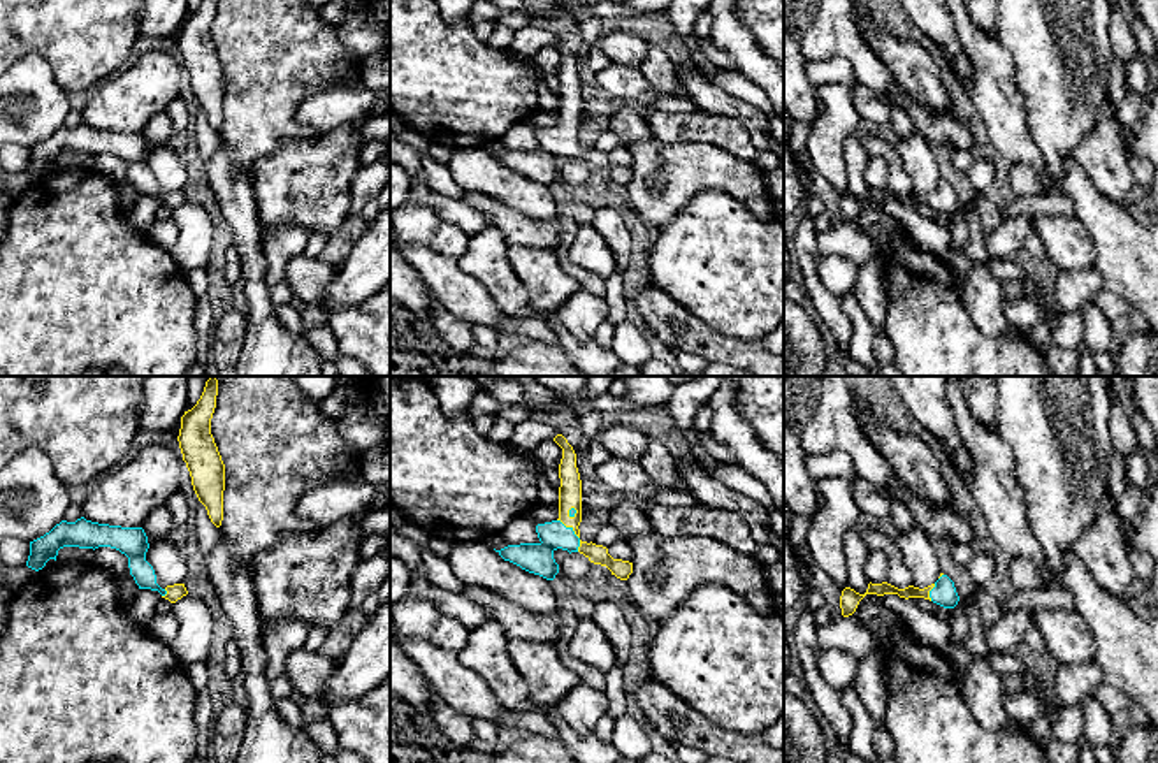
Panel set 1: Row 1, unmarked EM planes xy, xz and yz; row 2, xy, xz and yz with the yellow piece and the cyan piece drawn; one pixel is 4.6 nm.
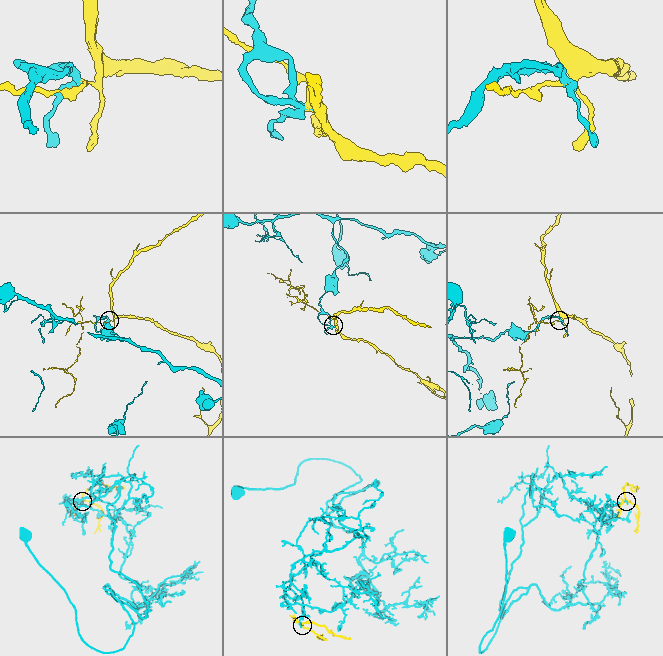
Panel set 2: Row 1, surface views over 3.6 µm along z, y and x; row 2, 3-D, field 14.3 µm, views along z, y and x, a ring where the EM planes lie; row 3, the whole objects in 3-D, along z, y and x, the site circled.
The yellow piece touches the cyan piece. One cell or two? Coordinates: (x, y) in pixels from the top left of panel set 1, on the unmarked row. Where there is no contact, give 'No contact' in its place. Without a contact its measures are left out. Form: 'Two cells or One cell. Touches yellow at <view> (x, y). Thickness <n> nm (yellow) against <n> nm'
Two cells. Touches yellow at xz (575, 139). Thickness 110 nm (yellow) against 140 nm

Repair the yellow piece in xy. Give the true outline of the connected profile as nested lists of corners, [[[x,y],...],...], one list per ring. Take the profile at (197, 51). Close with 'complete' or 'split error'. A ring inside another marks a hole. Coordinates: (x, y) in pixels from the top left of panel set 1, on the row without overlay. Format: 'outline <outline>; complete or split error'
outline [[[202,0],[197,11],[185,18],[177,47],[193,97],[206,113],[211,128],[220,134],[223,127],[225,70],[211,40],[216,2]]]; complete

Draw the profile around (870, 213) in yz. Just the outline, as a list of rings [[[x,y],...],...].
[[[866,200],[859,207],[854,222],[861,230],[870,232],[884,216],[886,214],[877,200]]]

